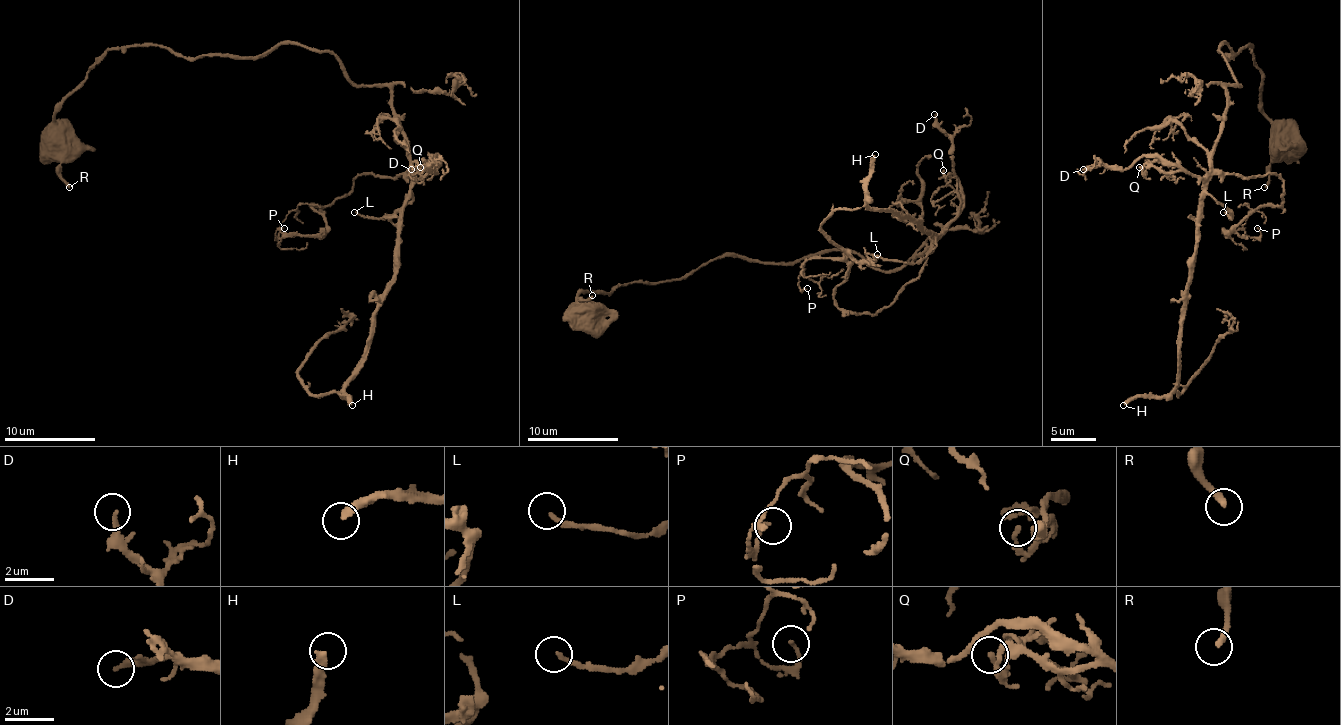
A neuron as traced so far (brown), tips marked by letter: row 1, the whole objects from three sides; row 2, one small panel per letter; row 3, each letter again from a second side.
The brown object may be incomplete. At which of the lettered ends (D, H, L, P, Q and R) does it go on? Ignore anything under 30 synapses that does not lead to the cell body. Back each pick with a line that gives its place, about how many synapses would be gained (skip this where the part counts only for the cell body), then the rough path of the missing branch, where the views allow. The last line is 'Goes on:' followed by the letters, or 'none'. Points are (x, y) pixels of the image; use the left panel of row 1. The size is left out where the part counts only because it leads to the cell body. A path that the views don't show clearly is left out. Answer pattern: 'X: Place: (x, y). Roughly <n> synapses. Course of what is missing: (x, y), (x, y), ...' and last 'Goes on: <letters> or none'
H: Place: (352, 405). Roughly 700 synapses
Goes on: H

